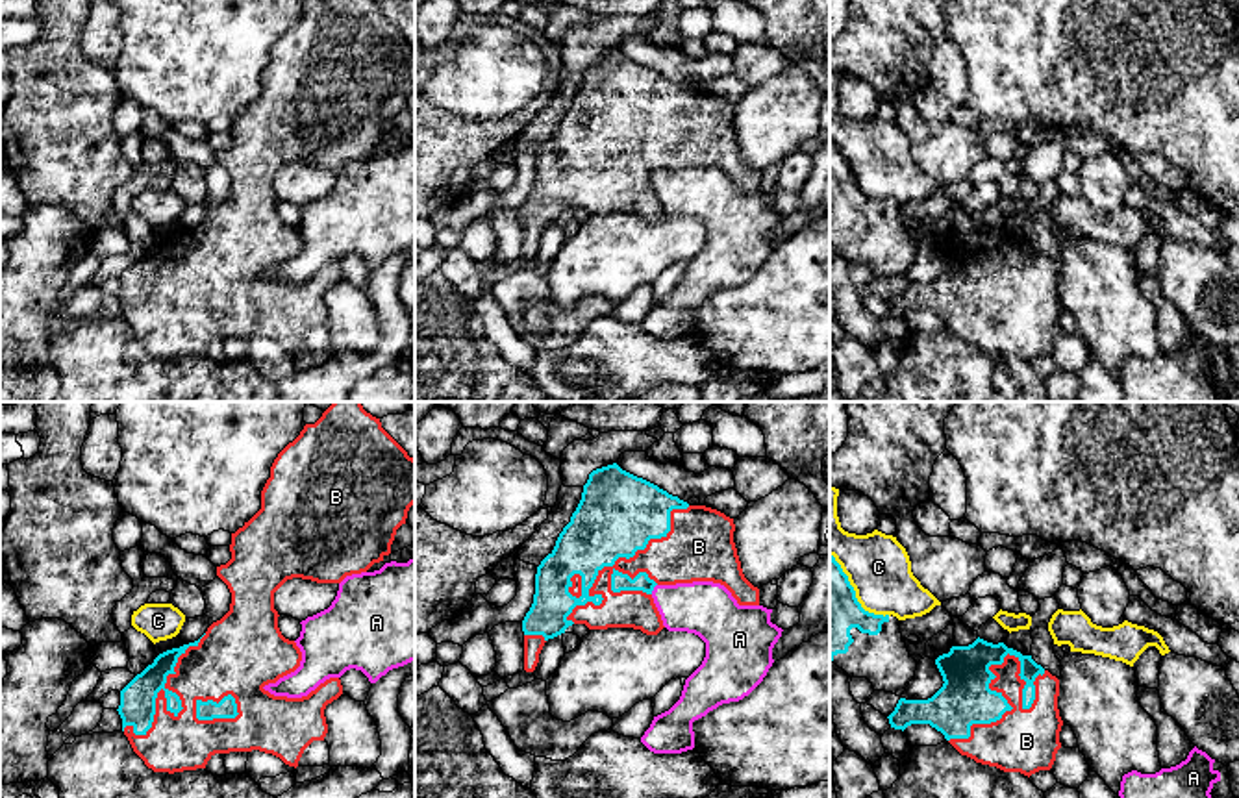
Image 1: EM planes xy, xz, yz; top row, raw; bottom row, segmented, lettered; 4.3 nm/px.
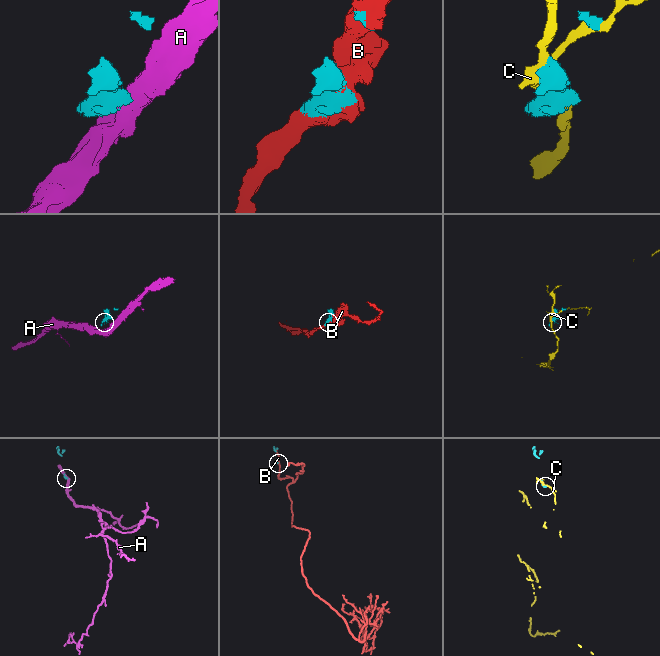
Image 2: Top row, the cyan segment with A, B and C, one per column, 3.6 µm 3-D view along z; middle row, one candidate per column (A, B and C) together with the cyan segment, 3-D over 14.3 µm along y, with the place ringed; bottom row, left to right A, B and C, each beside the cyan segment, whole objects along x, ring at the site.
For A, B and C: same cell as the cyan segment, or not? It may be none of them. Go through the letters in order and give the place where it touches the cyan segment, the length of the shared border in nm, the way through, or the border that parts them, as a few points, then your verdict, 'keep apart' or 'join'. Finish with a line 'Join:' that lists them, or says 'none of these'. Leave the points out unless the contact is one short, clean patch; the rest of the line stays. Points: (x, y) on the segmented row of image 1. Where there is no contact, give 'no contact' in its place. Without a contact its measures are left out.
A: xz (652, 589) | 50 nm | along xz (656, 584), (650, 593) | keep apart
B: xz (615, 560) | 750 nm | join
C: yz (854, 595) | 380 nm | keep apart
Join: B

